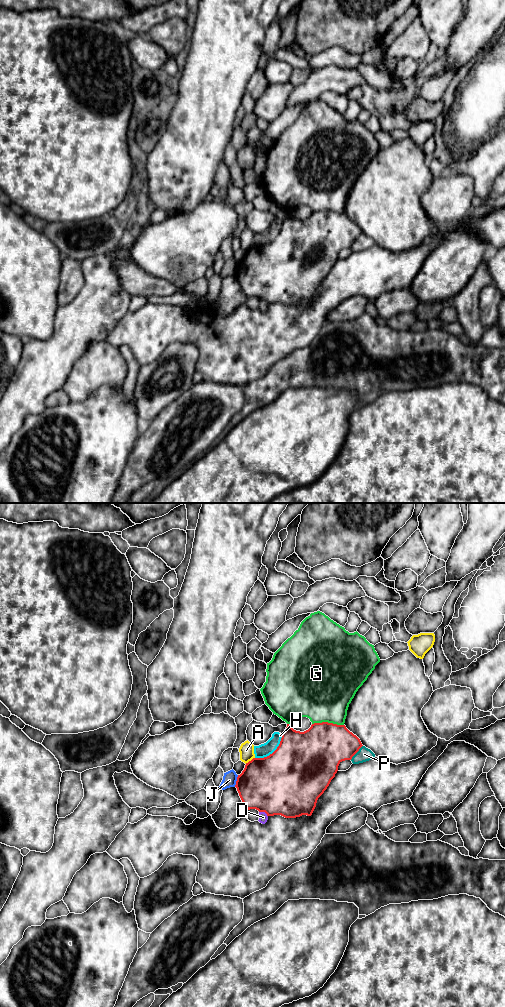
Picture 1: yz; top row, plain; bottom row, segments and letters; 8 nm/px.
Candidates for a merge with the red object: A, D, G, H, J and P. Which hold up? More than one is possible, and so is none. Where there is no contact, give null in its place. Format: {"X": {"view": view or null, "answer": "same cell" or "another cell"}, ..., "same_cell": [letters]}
{"A": {"view": "yz", "answer": "another cell"}, "D": {"view": "yz", "answer": "another cell"}, "G": {"view": "yz", "answer": "another cell"}, "H": {"view": "yz", "answer": "another cell"}, "J": {"view": "yz", "answer": "another cell"}, "P": {"view": "yz", "answer": "another cell"}, "same_cell": []}

